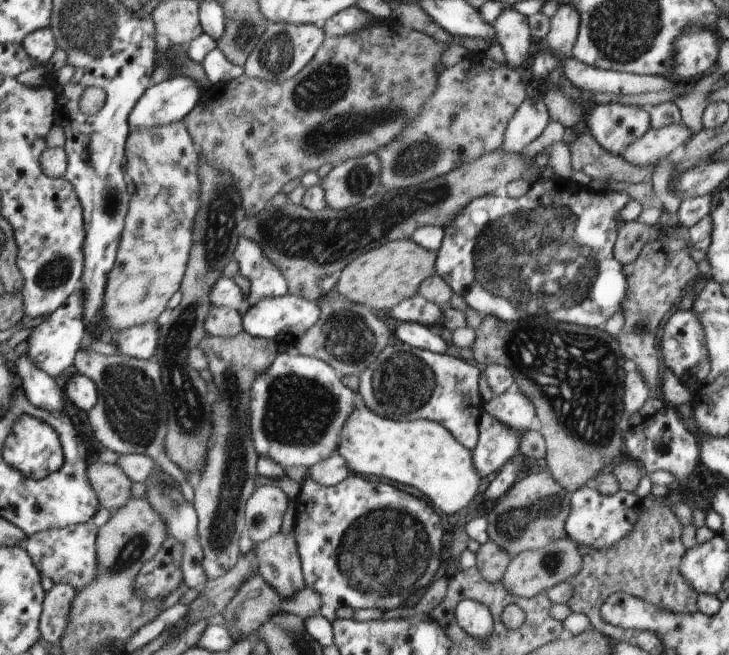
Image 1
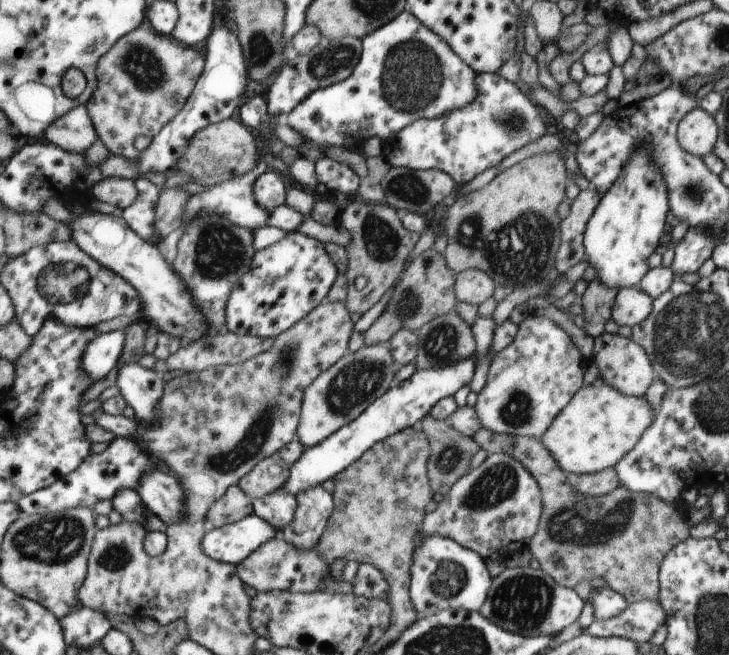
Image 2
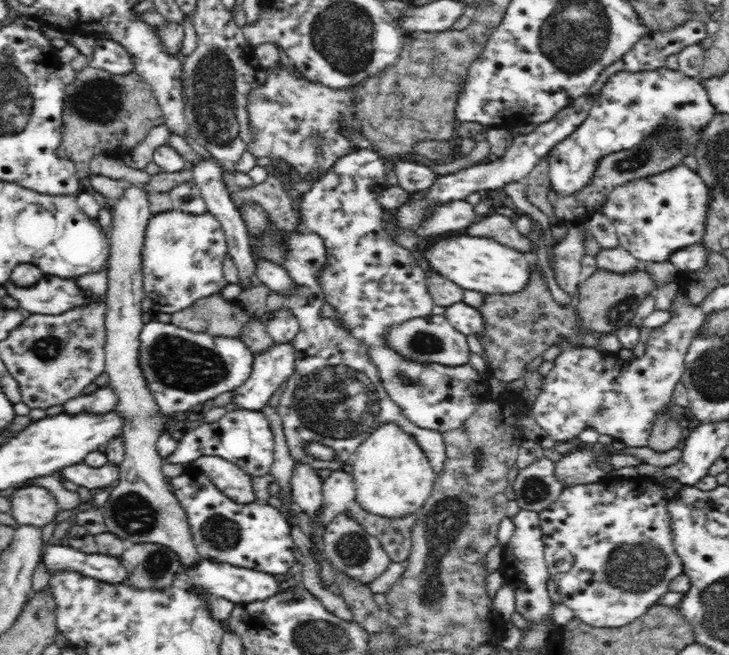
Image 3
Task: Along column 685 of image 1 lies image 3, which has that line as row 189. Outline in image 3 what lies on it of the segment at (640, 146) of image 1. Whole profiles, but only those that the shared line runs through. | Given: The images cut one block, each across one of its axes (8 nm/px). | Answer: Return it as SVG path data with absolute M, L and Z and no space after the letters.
M130 184L122 193L122 196L113 202L111 208L113 220L112 233L109 237L109 257L106 269L108 273L108 290L106 290L106 342L105 342L105 372L109 376L109 385L114 389L116 395L116 407L114 410L120 413L124 419L124 430L122 438L124 443L124 458L119 464L119 477L111 486L107 502L102 508L106 532L112 533L126 543L126 548L138 543L158 543L164 545L168 550L178 554L184 570L196 566L201 556L196 549L185 510L180 501L174 496L168 478L162 473L161 461L163 458L158 454L156 445L159 436L165 430L166 415L162 413L154 400L153 394L139 365L140 333L145 323L142 321L143 310L141 304L144 298L141 250L145 243L145 232L148 222L153 216L148 201L149 193L146 190Z

